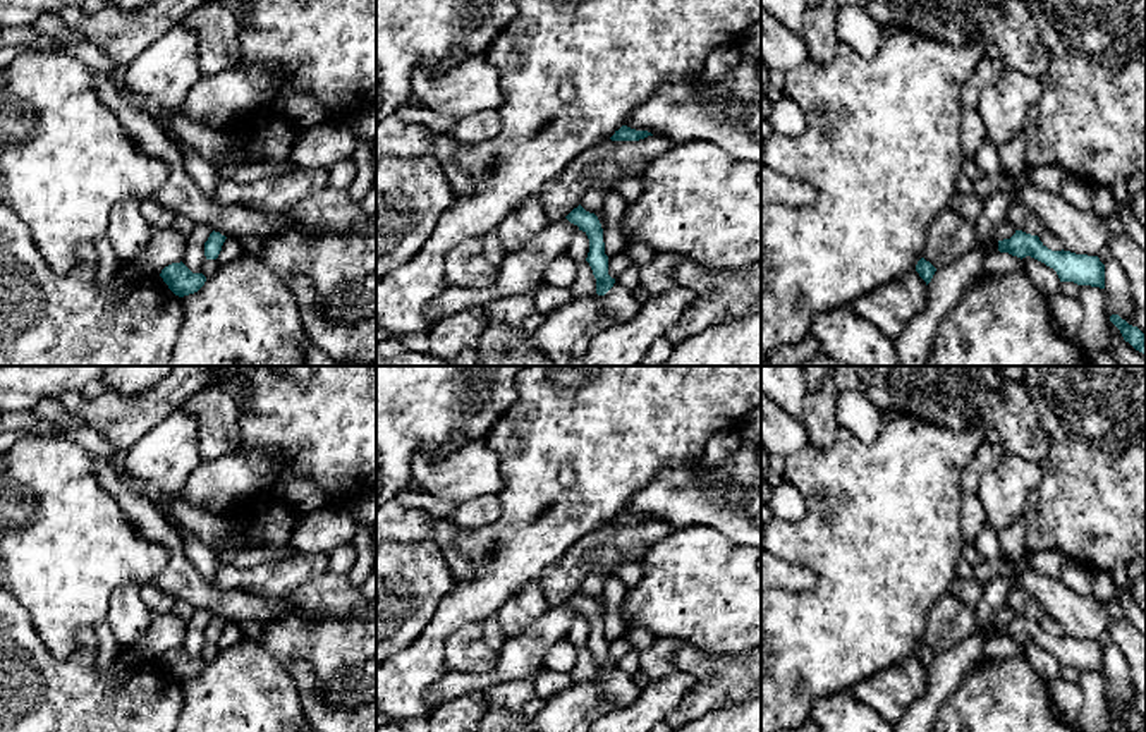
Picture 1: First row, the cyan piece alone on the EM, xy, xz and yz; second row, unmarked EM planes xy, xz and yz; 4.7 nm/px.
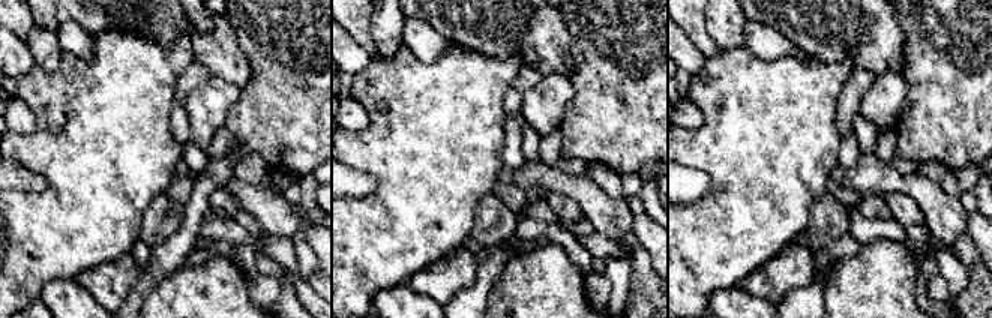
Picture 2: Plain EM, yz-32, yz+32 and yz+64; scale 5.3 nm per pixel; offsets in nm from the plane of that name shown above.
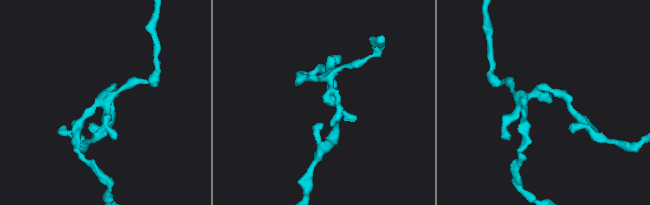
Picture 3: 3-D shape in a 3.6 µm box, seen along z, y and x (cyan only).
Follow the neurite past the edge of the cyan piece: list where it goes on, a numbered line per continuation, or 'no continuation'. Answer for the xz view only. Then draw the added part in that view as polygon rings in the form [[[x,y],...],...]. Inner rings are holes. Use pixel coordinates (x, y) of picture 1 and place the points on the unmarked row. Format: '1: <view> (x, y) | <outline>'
no continuation

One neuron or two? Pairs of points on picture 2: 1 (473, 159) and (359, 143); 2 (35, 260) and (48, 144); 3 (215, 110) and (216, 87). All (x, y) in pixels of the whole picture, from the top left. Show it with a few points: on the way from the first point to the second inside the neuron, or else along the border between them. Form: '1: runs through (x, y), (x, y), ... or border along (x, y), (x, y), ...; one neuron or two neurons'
1: runs through (444, 149), (387, 149); one neuron
2: runs through (51, 231), (57, 225), (57, 173); one neuron
3: runs through (215, 104), (215, 93); one neuron

